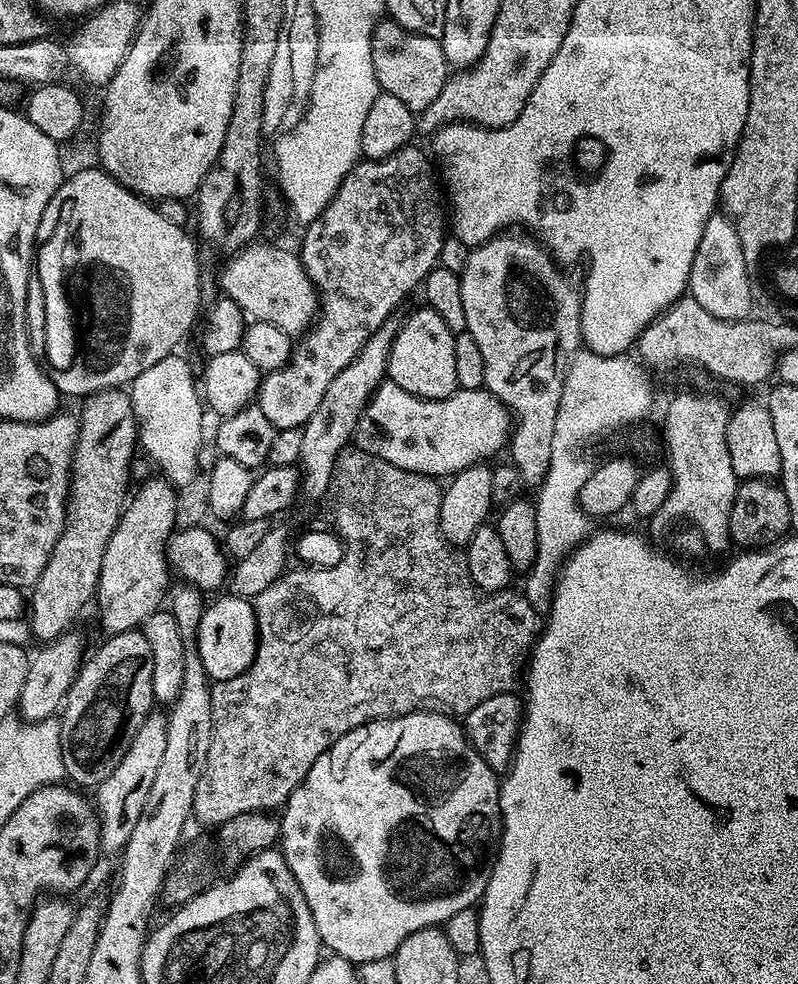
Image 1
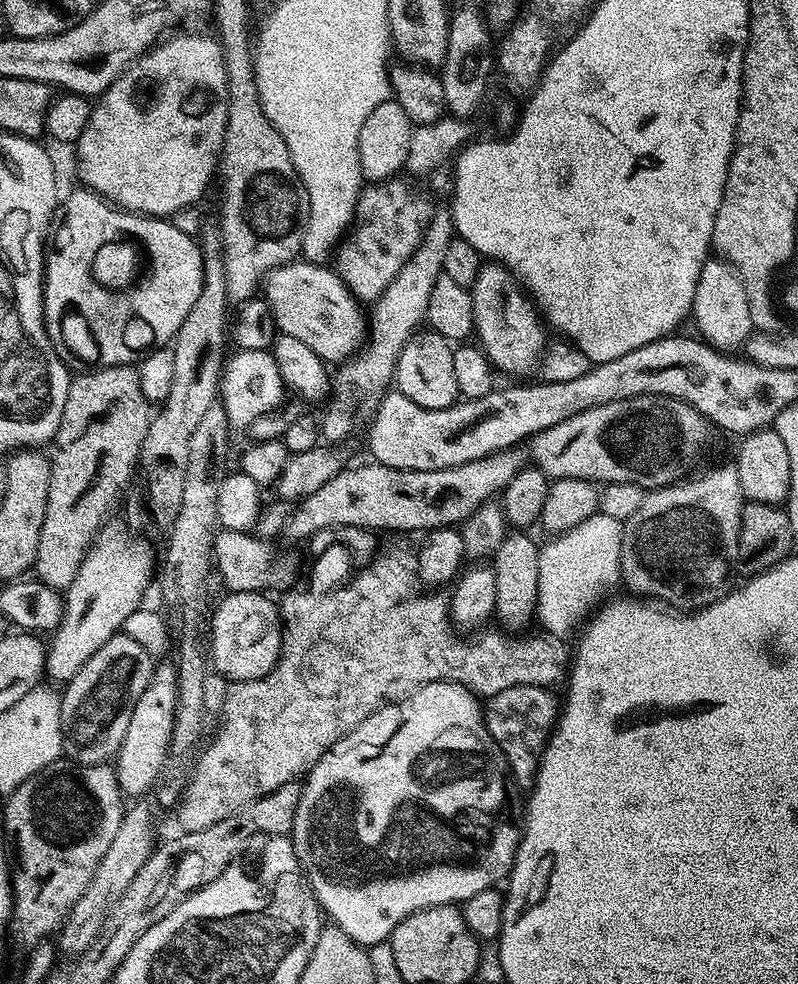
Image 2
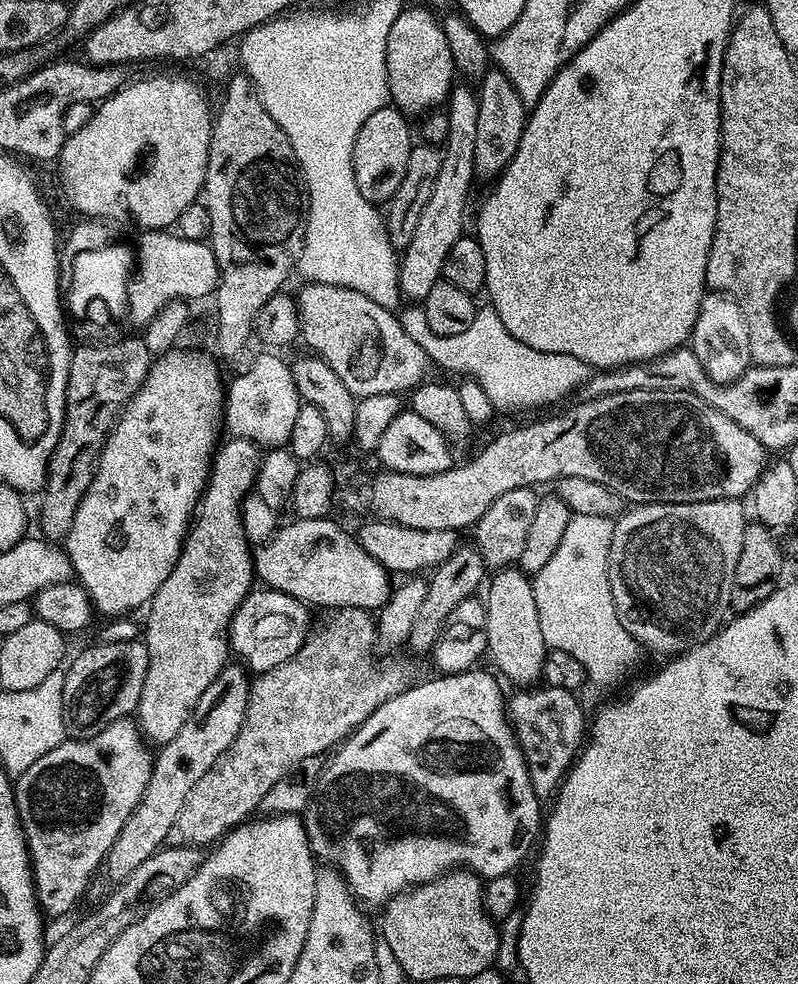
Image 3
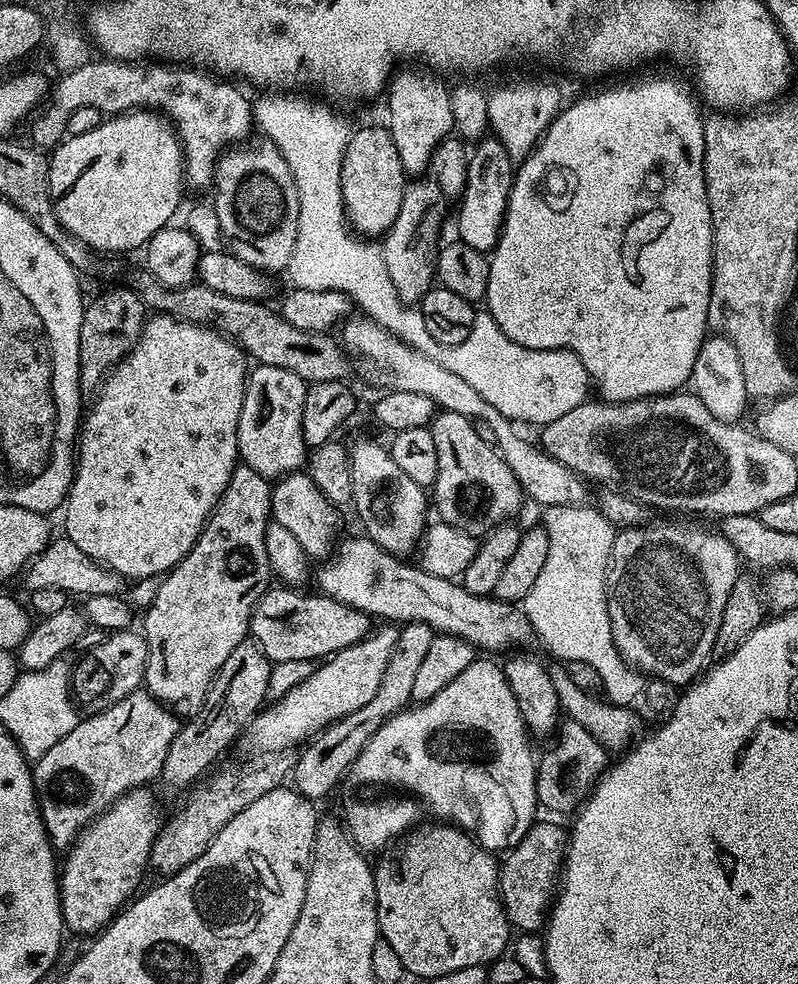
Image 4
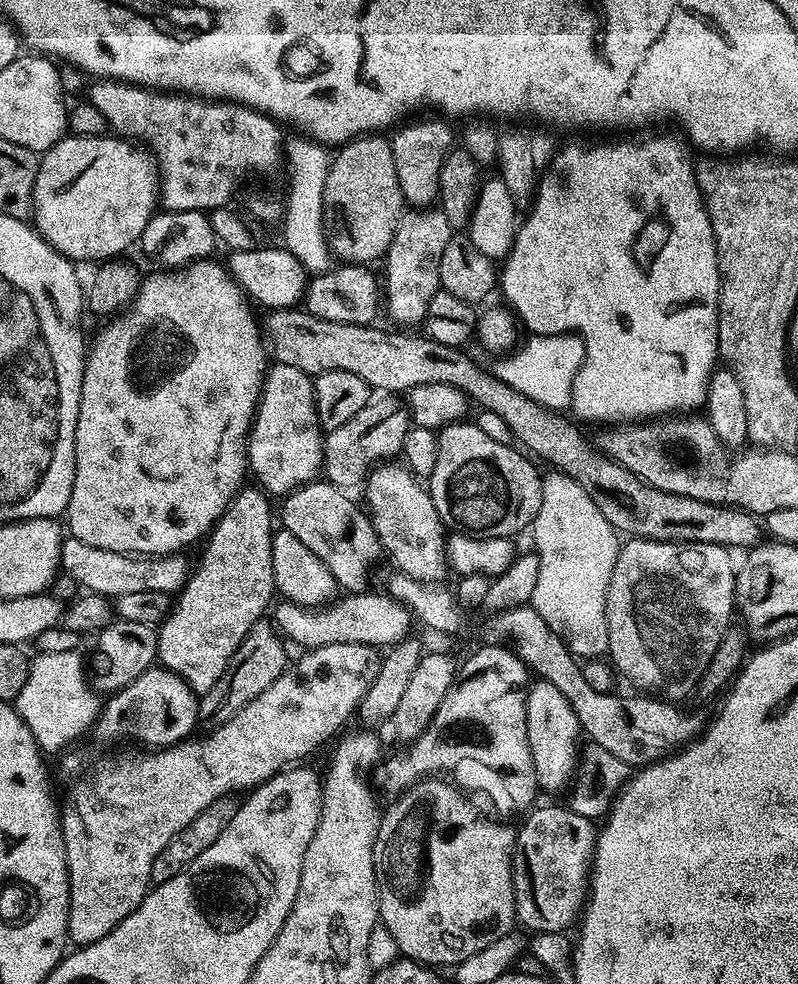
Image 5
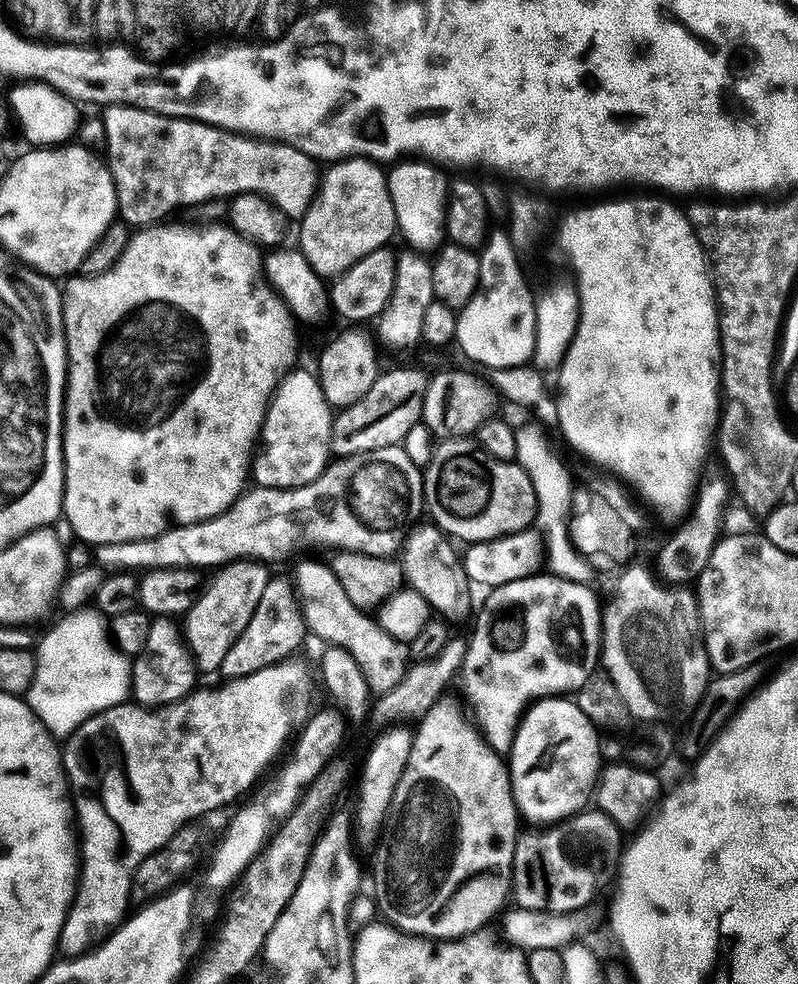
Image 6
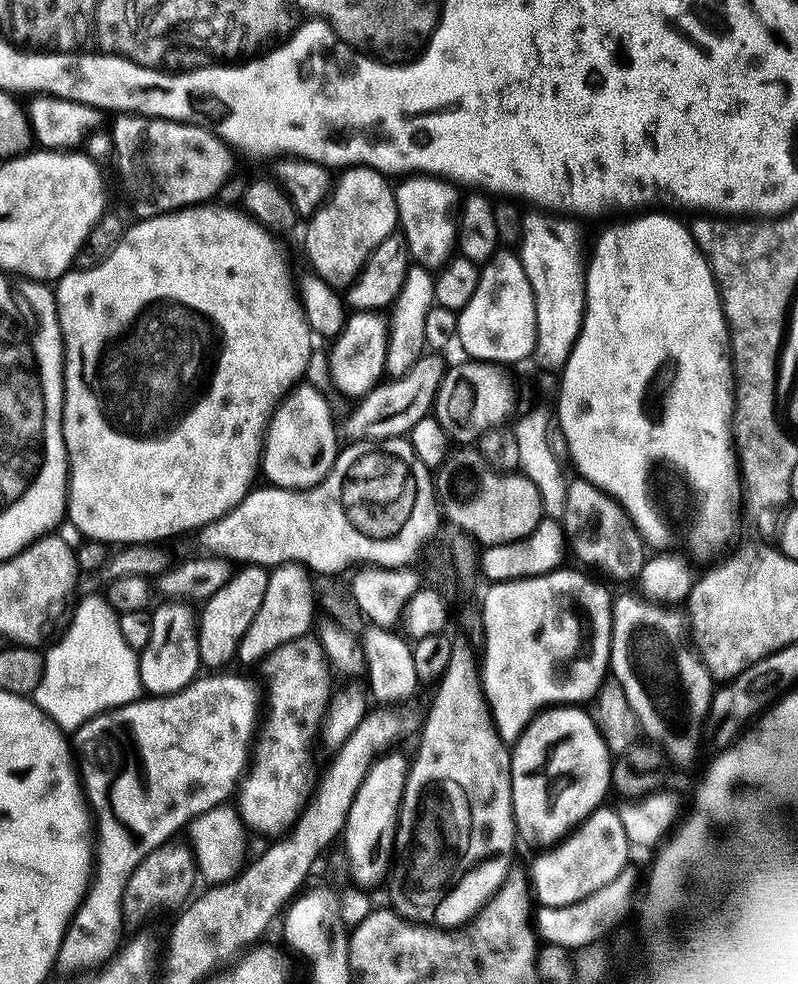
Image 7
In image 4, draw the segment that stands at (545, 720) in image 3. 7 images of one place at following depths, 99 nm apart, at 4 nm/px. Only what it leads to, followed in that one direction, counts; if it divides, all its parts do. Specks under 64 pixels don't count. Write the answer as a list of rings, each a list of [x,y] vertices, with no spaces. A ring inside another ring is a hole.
[[[567,718],[559,723],[554,739],[554,744],[543,755],[540,754],[537,761],[537,803],[543,809],[571,815],[581,807],[601,774],[607,771],[610,754],[584,726]],[[564,762],[572,762],[565,772]]]

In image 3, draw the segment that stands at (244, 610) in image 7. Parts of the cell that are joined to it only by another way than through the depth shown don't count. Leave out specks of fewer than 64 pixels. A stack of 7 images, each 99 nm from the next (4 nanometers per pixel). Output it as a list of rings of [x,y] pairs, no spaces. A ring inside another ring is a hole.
[[[226,440],[217,447],[216,455],[212,458],[212,471],[208,474],[208,483],[194,513],[194,523],[185,535],[178,562],[166,582],[158,586],[146,608],[148,625],[143,625],[142,643],[148,647],[148,665],[136,712],[143,735],[151,743],[153,740],[156,746],[170,742],[170,738],[174,738],[178,730],[186,726],[186,718],[190,718],[194,706],[198,706],[198,698],[206,694],[206,686],[210,686],[224,665],[229,663],[230,641],[227,631],[232,626],[238,606],[254,588],[254,548],[244,535],[242,505],[255,489],[262,449],[253,440]]]

